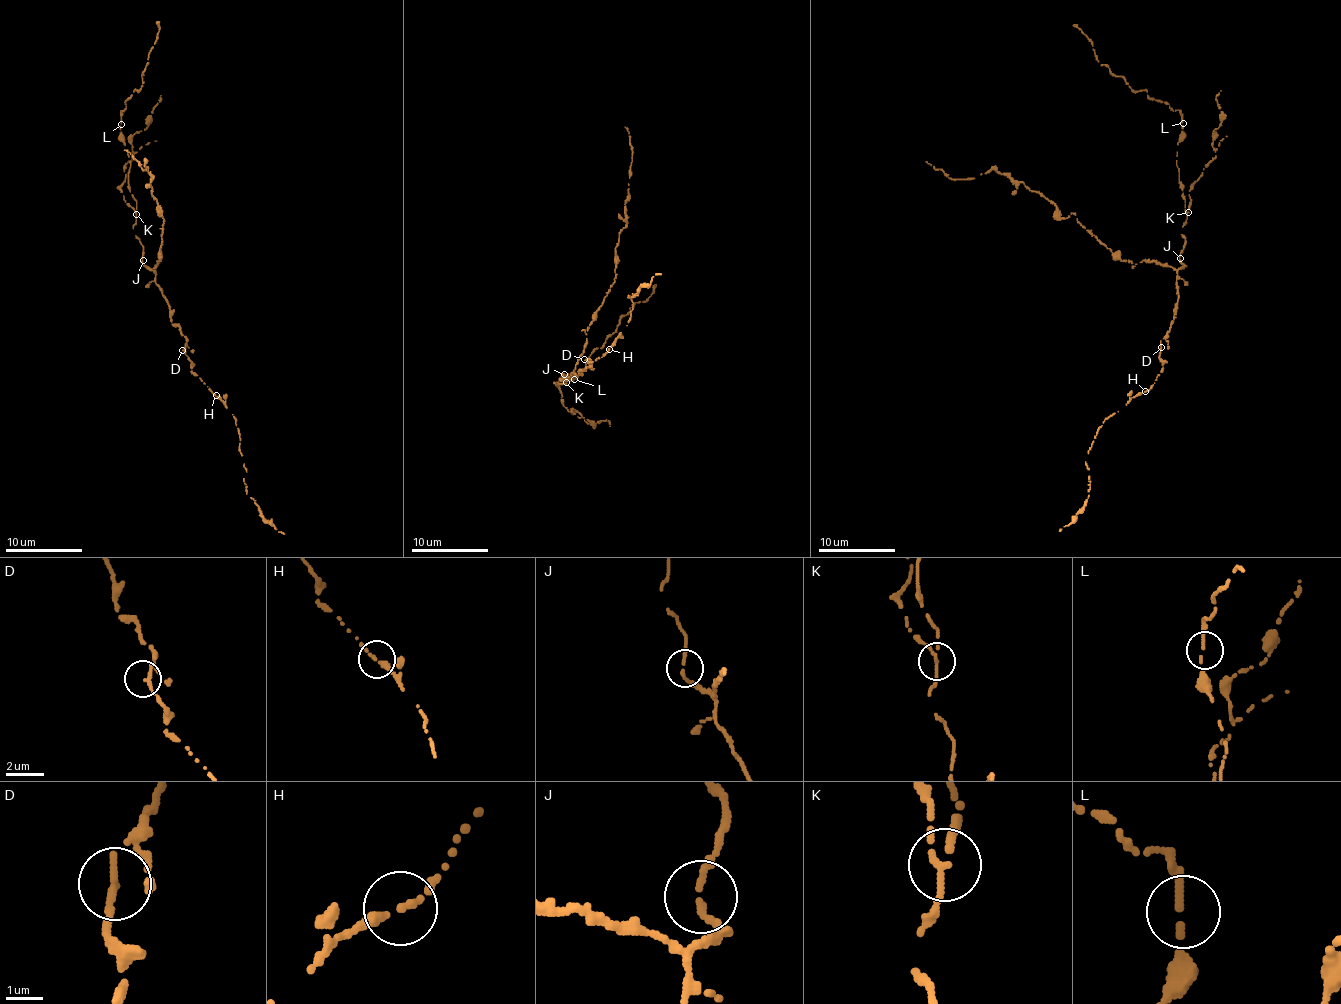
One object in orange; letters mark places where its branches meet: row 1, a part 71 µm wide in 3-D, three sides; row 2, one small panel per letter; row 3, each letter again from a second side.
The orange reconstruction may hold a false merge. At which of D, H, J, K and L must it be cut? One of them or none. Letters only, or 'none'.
K

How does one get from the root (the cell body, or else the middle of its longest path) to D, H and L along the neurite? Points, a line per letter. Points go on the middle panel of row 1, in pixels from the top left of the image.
D: (571, 373), (578, 375), (578, 371), (588, 368), (589, 360), (584, 359)
H: (571, 373), (578, 375), (578, 371), (589, 366), (587, 359), (593, 362), (609, 349)
L: (571, 373), (562, 378), (570, 381), (566, 377), (573, 373), (574, 379)

